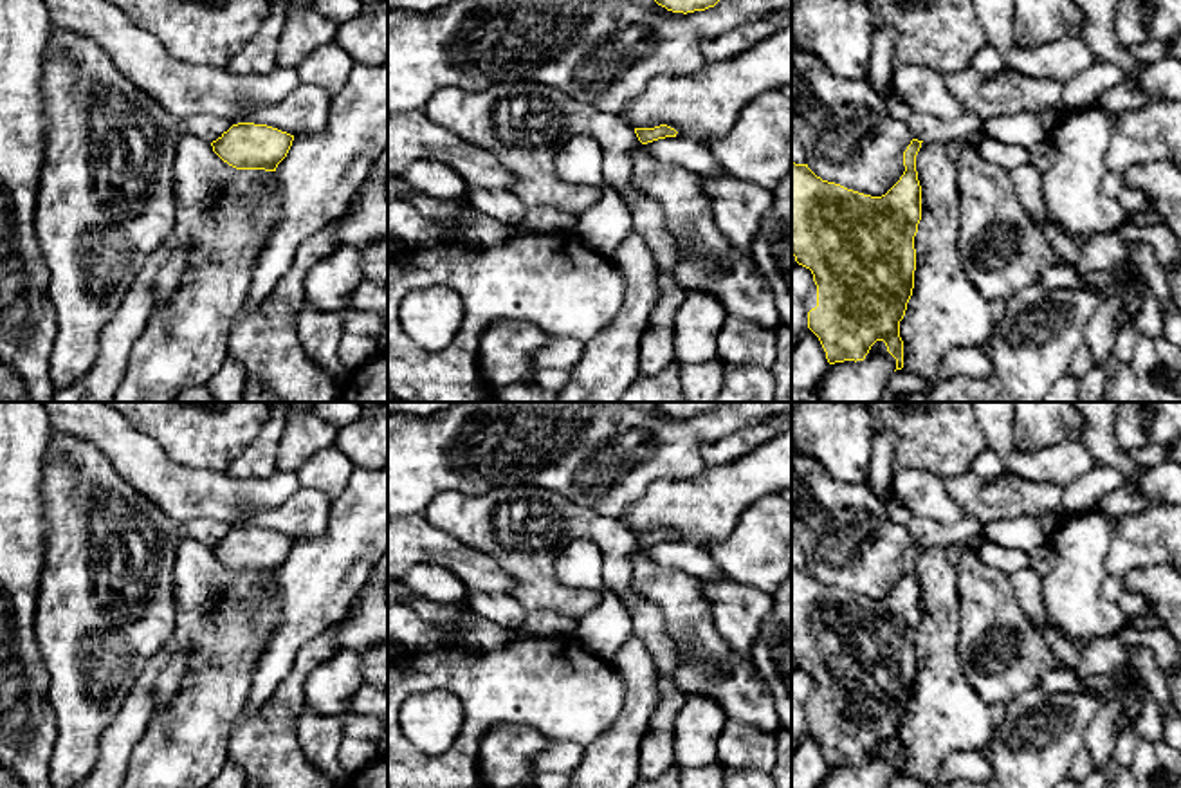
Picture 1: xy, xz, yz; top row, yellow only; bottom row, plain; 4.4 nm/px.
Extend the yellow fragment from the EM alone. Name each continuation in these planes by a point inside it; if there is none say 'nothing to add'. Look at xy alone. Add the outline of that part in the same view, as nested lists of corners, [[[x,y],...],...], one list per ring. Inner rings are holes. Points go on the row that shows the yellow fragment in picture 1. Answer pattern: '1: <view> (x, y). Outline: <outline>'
nothing to add

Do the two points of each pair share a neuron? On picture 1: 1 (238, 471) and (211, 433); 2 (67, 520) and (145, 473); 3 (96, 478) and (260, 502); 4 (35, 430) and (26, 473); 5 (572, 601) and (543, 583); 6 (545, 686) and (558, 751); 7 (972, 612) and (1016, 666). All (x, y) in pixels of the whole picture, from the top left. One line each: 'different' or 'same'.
1: different
2: different
3: different
4: same
5: same
6: different
7: same

